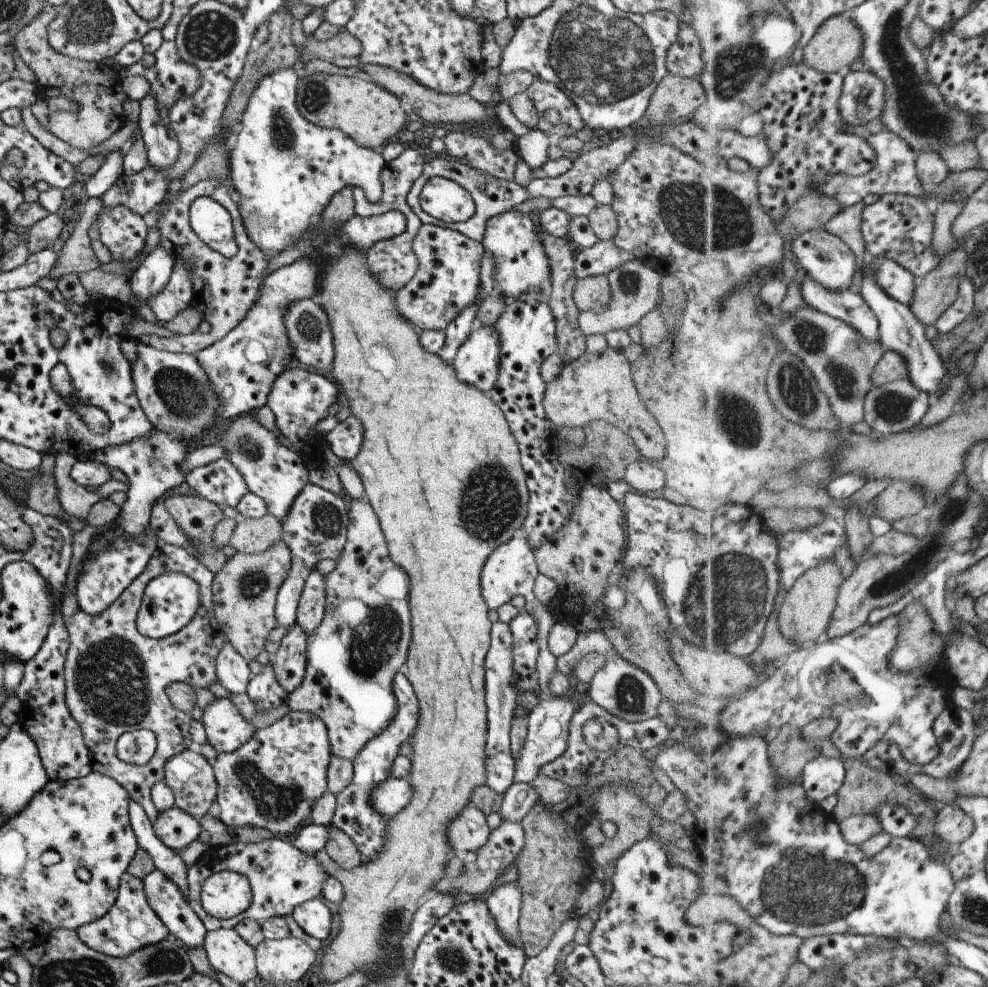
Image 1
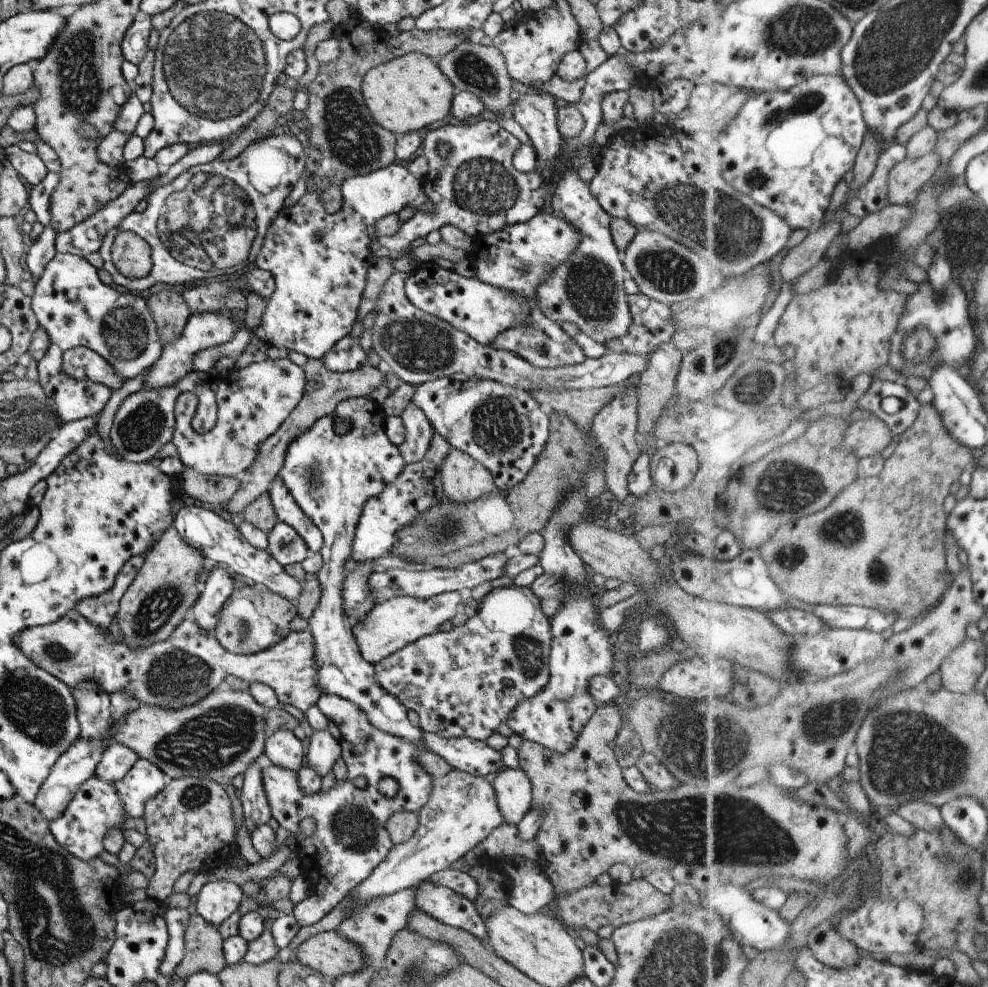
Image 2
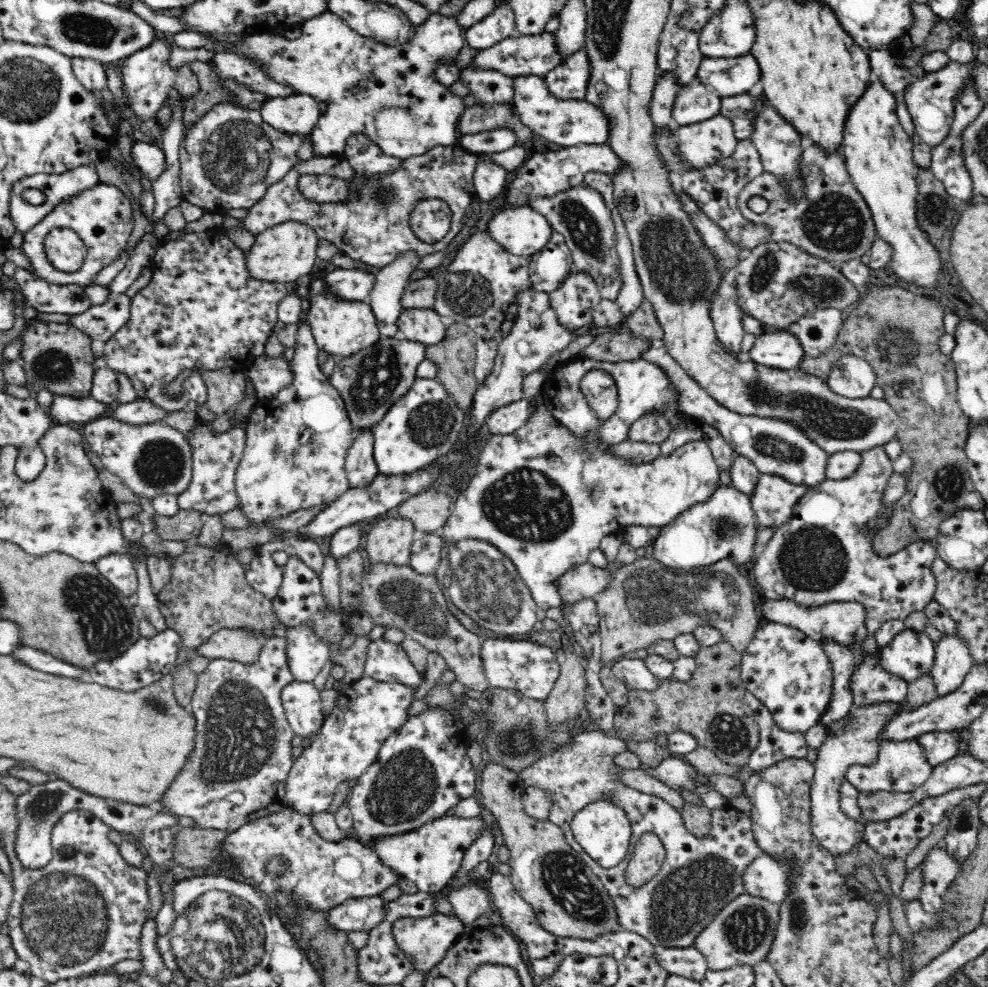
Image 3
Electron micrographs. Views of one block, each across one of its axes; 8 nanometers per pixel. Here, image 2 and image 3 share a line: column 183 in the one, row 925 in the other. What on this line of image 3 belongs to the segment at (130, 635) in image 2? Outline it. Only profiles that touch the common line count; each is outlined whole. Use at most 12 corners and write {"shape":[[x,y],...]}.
{"shape":[[489,759],[480,795],[508,877],[556,937],[612,933],[603,881],[562,827],[524,811],[519,773]]}

